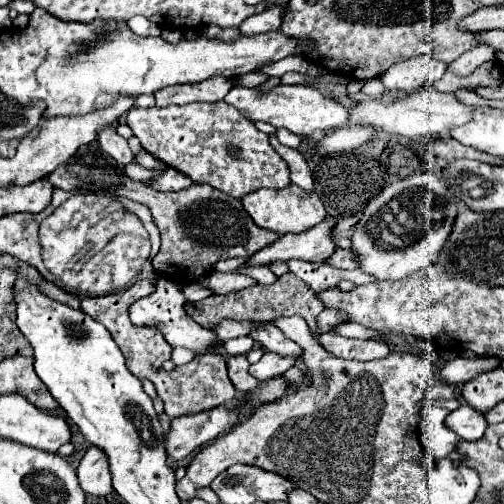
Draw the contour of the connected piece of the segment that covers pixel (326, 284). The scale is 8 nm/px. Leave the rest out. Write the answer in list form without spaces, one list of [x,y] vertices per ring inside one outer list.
[[[287,262],[289,270],[293,274],[297,274],[313,292],[319,290],[327,290],[327,288],[335,288],[343,278],[351,280],[353,284],[367,284],[373,282],[375,278],[371,278],[369,274],[361,274],[361,270],[337,270],[329,264],[323,262]]]

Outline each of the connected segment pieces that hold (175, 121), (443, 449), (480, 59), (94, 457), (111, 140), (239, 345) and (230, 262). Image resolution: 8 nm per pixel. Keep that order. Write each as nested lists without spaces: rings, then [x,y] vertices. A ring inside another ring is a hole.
[[[227,102],[131,108],[127,112],[127,126],[149,154],[187,174],[193,182],[211,184],[233,198],[241,198],[259,188],[285,188],[291,184],[287,164],[271,148],[269,136],[259,132],[251,120]]]
[[[425,406],[419,413],[419,440],[435,460],[447,456],[459,442],[459,436],[445,426],[447,414],[449,410],[439,406]]]
[[[475,46],[475,48],[467,50],[465,54],[461,54],[455,62],[451,62],[447,66],[447,70],[457,76],[469,76],[475,68],[479,68],[483,62],[493,60],[493,58],[495,58],[493,50],[489,50],[487,46]]]
[[[93,446],[81,458],[77,474],[79,474],[79,484],[87,494],[97,498],[105,498],[113,494],[111,474],[107,470],[107,458],[103,452],[95,450]]]
[[[103,126],[103,128],[99,130],[99,134],[97,134],[97,140],[99,140],[101,148],[103,148],[109,156],[113,156],[121,166],[133,162],[135,154],[133,154],[131,148],[127,146],[127,140],[121,138],[111,126]]]
[[[241,336],[241,338],[235,338],[235,340],[227,340],[225,350],[227,350],[229,356],[247,354],[253,348],[253,344],[255,344],[255,340],[251,340],[251,336]]]
[[[248,257],[228,258],[220,260],[215,264],[214,270],[218,272],[232,272],[241,265],[244,265],[247,260]]]

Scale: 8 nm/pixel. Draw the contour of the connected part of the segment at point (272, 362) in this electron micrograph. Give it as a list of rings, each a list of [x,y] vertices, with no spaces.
[[[265,352],[263,358],[257,364],[251,364],[249,370],[257,380],[263,382],[263,380],[271,380],[271,378],[287,372],[293,364],[295,364],[295,360],[291,360],[291,358],[283,358],[283,356]]]

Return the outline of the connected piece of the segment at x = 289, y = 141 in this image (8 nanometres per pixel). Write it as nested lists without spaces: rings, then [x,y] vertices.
[[[279,128],[276,131],[279,142],[287,147],[297,149],[301,143],[301,138],[285,128]]]

